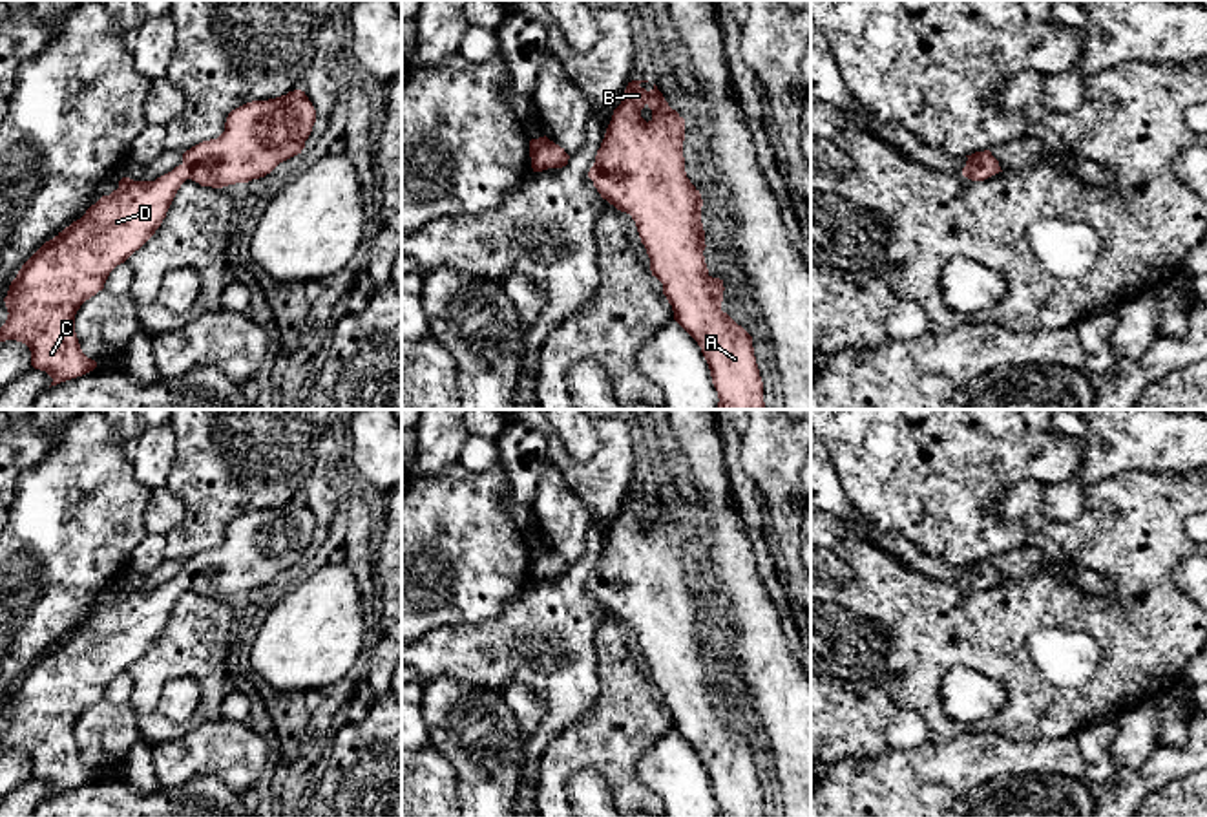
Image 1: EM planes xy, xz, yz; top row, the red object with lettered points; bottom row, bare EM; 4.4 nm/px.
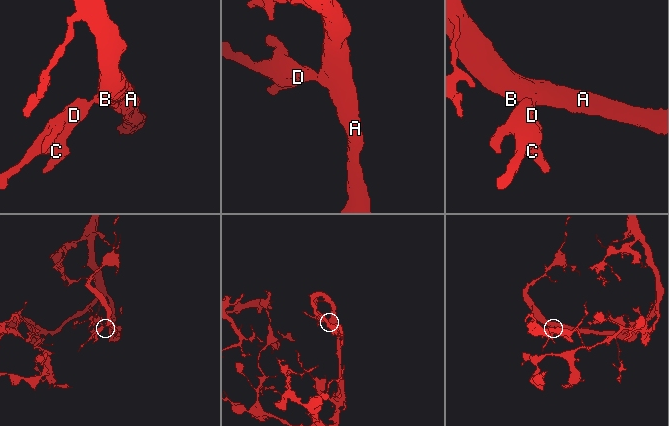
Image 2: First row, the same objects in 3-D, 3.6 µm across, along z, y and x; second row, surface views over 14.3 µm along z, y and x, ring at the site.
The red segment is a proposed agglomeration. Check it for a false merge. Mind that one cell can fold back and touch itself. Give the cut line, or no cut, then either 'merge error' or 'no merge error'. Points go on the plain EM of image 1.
no cut | no merge error

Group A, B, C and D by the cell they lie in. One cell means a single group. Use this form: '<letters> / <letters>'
A B C D

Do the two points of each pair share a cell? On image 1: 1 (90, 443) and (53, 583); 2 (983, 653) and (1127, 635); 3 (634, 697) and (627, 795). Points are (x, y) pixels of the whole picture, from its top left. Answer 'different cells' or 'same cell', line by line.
1: same cell
2: same cell
3: same cell

